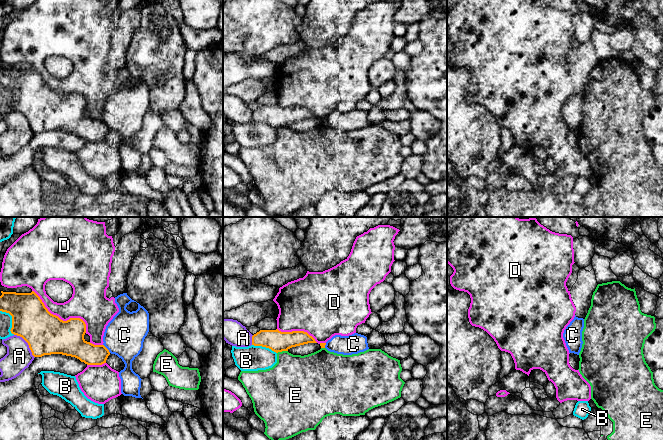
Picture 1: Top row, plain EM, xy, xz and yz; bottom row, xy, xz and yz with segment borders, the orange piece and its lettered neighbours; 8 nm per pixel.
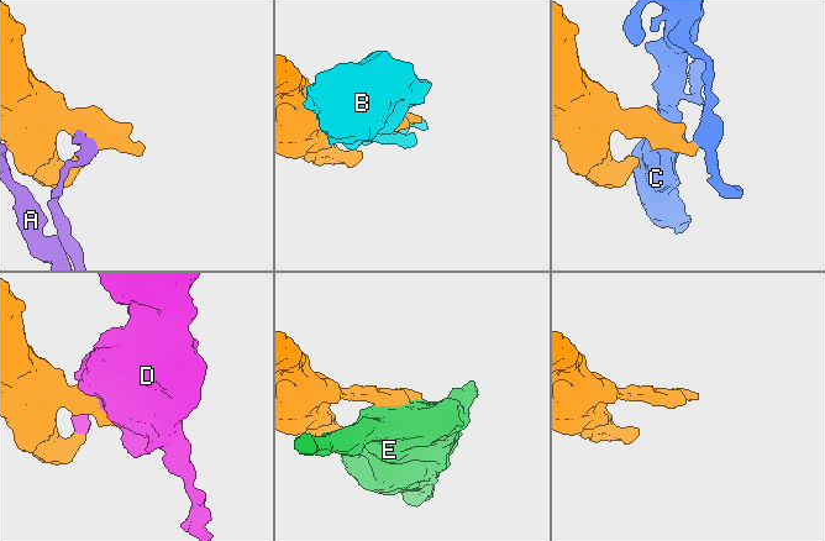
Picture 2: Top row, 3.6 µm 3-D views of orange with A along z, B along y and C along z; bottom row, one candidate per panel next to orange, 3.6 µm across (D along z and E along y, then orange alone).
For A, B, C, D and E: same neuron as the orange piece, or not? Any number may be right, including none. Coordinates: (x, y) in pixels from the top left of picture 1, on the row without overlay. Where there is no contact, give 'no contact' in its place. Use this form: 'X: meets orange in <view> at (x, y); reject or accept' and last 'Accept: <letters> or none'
A: meets orange in xy at (28, 120); reject
B: meets orange in xz at (264, 122); reject
C: meets orange in xy at (106, 124); reject
D: meets orange in xy at (60, 95); reject
E: meets orange in xz at (282, 126); reject
Accept: none

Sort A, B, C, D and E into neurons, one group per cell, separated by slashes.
A / B / C / D / E

